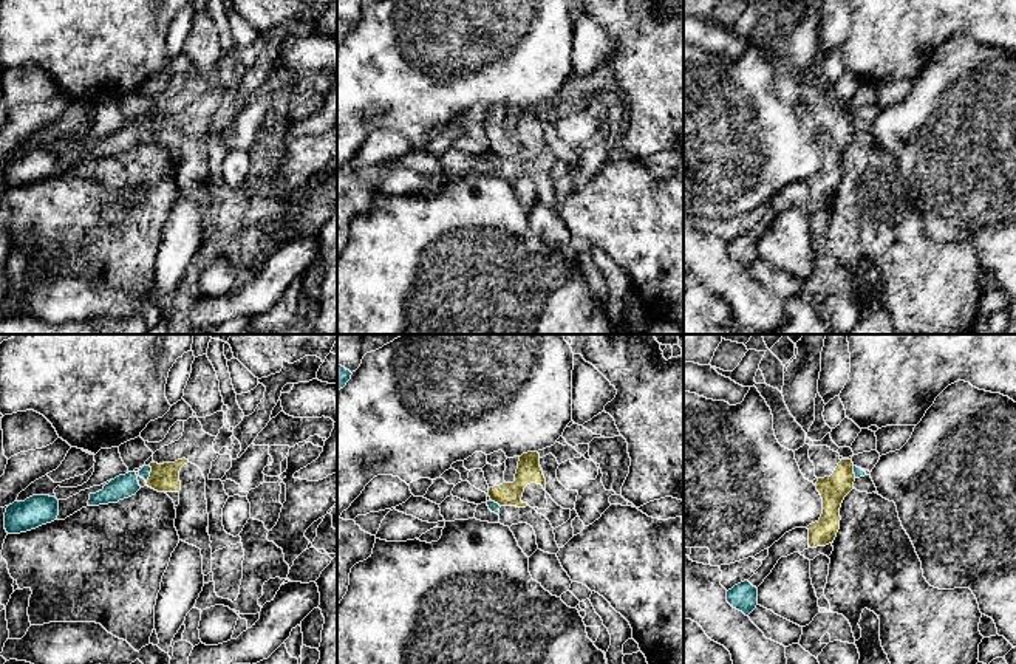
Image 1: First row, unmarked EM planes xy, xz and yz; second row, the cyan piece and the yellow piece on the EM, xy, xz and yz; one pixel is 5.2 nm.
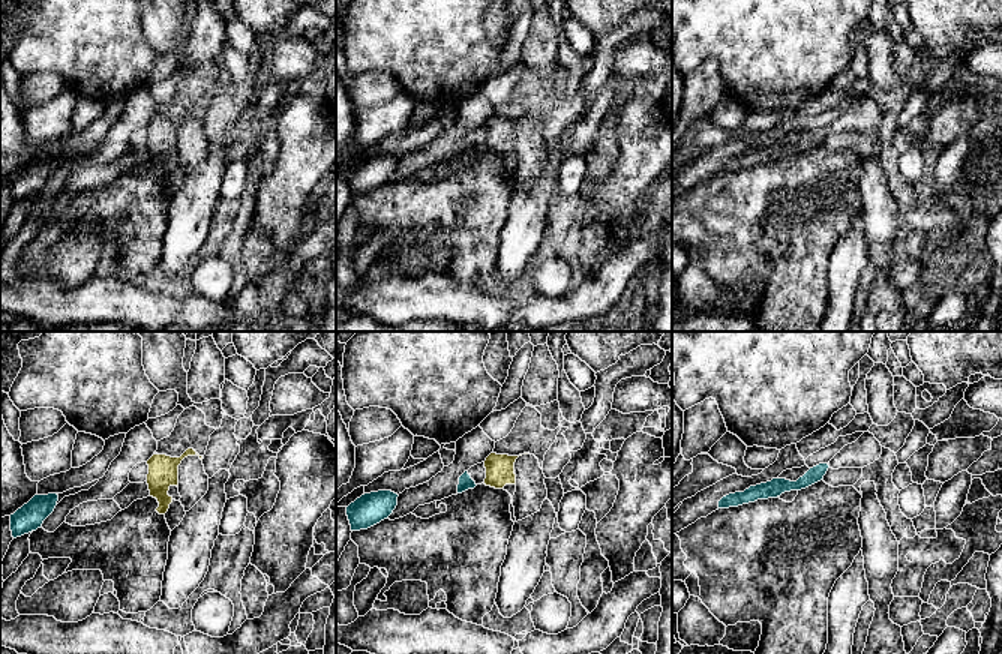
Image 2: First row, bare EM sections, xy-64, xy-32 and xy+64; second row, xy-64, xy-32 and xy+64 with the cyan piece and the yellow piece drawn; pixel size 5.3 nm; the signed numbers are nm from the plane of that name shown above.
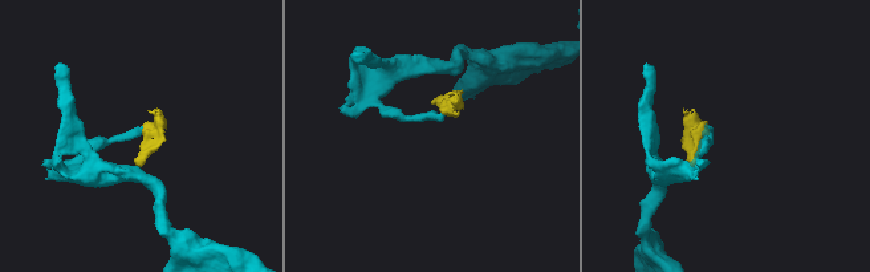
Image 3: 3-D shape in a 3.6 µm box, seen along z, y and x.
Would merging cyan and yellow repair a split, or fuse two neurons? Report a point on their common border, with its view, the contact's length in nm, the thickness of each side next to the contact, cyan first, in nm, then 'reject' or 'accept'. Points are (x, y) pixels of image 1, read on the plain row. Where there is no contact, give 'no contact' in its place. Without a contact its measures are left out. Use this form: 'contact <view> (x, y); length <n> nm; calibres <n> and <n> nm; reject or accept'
contact xy (150, 124); length 90 nm; calibres 60 and 140 nm; reject

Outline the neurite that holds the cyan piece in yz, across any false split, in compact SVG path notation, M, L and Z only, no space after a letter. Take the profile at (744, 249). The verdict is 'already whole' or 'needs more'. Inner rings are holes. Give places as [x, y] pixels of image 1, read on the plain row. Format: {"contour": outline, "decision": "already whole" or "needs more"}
{"contour": "M744 234L727 245L727 255L748 269L758 258L758 241Z", "decision": "already whole"}

